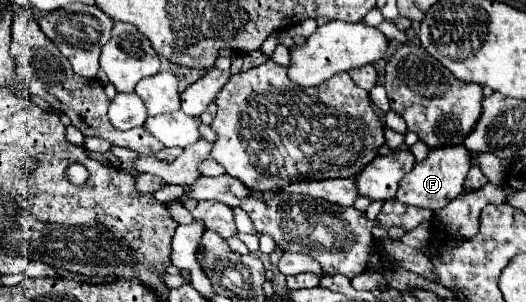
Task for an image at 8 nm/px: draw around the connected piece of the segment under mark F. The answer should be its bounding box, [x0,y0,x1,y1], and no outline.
[397,146,471,212]

